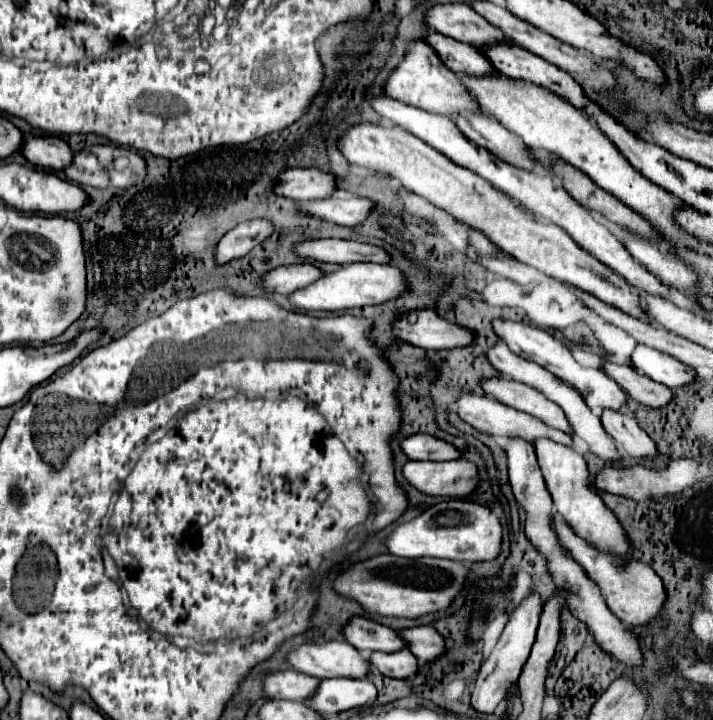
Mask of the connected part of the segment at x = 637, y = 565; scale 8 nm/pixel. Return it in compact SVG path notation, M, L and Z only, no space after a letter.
M555 514L555 520L553 520L553 526L555 526L555 532L557 532L557 538L559 542L569 550L569 554L585 568L585 572L589 574L589 578L601 588L601 594L609 606L609 610L627 626L633 626L633 628L643 628L643 626L649 626L653 622L659 620L661 616L661 610L663 610L663 604L667 600L667 592L665 592L665 586L661 582L661 578L643 562L635 562L631 560L625 568L619 568L615 566L611 560L609 554L603 554L599 550L595 550L591 544L587 544L585 540L581 540L565 522L559 514Z

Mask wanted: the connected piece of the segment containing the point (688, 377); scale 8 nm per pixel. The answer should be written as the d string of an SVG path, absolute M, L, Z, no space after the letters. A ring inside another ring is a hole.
M639 344L635 348L631 360L641 374L649 376L655 382L669 386L671 390L687 386L697 380L697 372L693 368L681 364L679 360L671 358L669 354L663 354L659 350L643 346L643 344Z

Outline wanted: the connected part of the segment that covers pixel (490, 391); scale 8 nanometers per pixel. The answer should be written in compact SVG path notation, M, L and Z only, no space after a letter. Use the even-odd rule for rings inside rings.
M489 378L483 380L483 390L487 396L515 408L521 412L527 412L539 420L543 420L545 424L559 428L567 434L573 434L571 426L567 424L567 418L563 414L563 410L547 400L541 392L537 392L535 388L529 388L527 384L515 382L515 380L507 380L507 378Z

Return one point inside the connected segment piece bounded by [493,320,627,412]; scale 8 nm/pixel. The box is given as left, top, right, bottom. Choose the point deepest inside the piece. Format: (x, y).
(601, 393)

